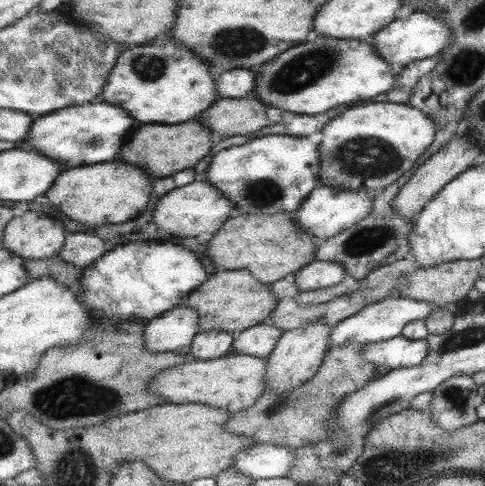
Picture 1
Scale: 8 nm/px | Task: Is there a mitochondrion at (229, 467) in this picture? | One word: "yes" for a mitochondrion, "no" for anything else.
no

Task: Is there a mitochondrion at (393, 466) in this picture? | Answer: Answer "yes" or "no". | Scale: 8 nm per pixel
yes

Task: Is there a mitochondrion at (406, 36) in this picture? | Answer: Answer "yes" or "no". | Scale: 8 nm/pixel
no

